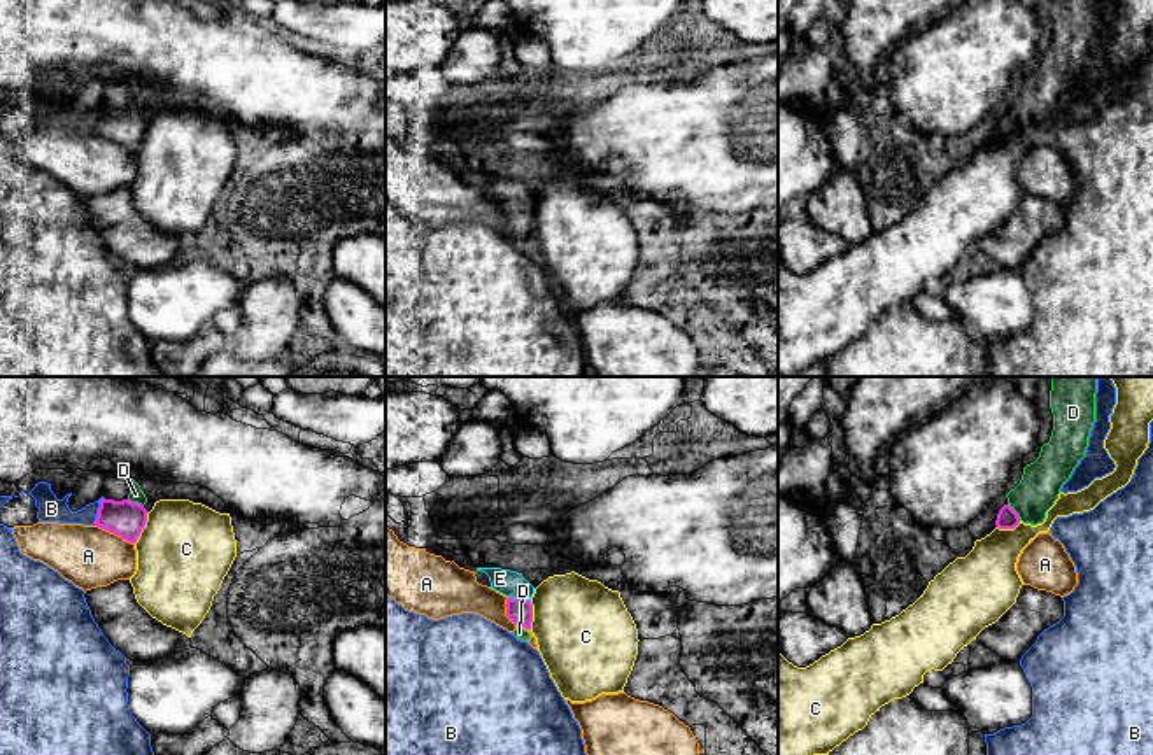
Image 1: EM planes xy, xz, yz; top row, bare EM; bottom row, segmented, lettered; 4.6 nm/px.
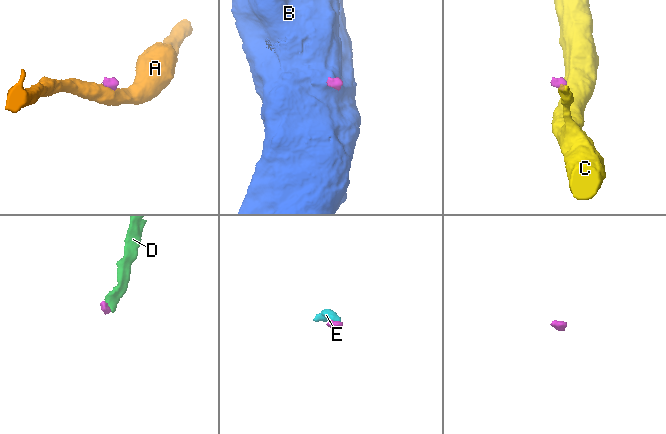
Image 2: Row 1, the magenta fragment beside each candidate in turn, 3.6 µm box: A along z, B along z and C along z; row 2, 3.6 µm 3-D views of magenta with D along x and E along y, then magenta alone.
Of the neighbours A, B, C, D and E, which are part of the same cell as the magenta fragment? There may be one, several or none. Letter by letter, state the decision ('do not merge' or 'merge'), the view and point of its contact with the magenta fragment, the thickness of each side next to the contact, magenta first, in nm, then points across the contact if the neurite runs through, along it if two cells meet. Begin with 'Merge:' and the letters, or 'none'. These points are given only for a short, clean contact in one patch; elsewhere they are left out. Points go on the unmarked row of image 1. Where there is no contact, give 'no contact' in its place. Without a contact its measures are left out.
Merge: D, E
A: do not merge | xy (114, 141) | 170/280 nm | along xy (95, 132), (134, 151)
B: do not merge | xy (99, 119) | 170/120 nm | along xy (104, 105), (93, 132)
C: do not merge | xy (144, 134) | 170/440 nm | along xy (149, 119), (135, 151)
D: merge | yz (1013, 118) | 100/190 nm | across yz (1006, 127), (1013, 118), (1041, 88)
E: merge | xz (519, 207) | 110/120 nm | across xz (519, 219), (519, 207), (510, 191)

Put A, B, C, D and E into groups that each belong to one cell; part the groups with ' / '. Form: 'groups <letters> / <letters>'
groups A / B / C / D E

